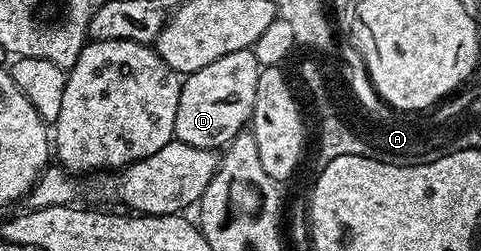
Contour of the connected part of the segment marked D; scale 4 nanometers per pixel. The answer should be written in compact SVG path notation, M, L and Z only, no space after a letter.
M243 49L230 51L230 55L222 55L222 59L214 59L214 63L206 63L206 67L198 67L198 71L187 74L183 78L178 95L178 115L174 119L175 140L190 143L190 147L220 151L239 133L245 132L246 126L252 120L254 95L258 92L258 75L261 68L251 49Z

